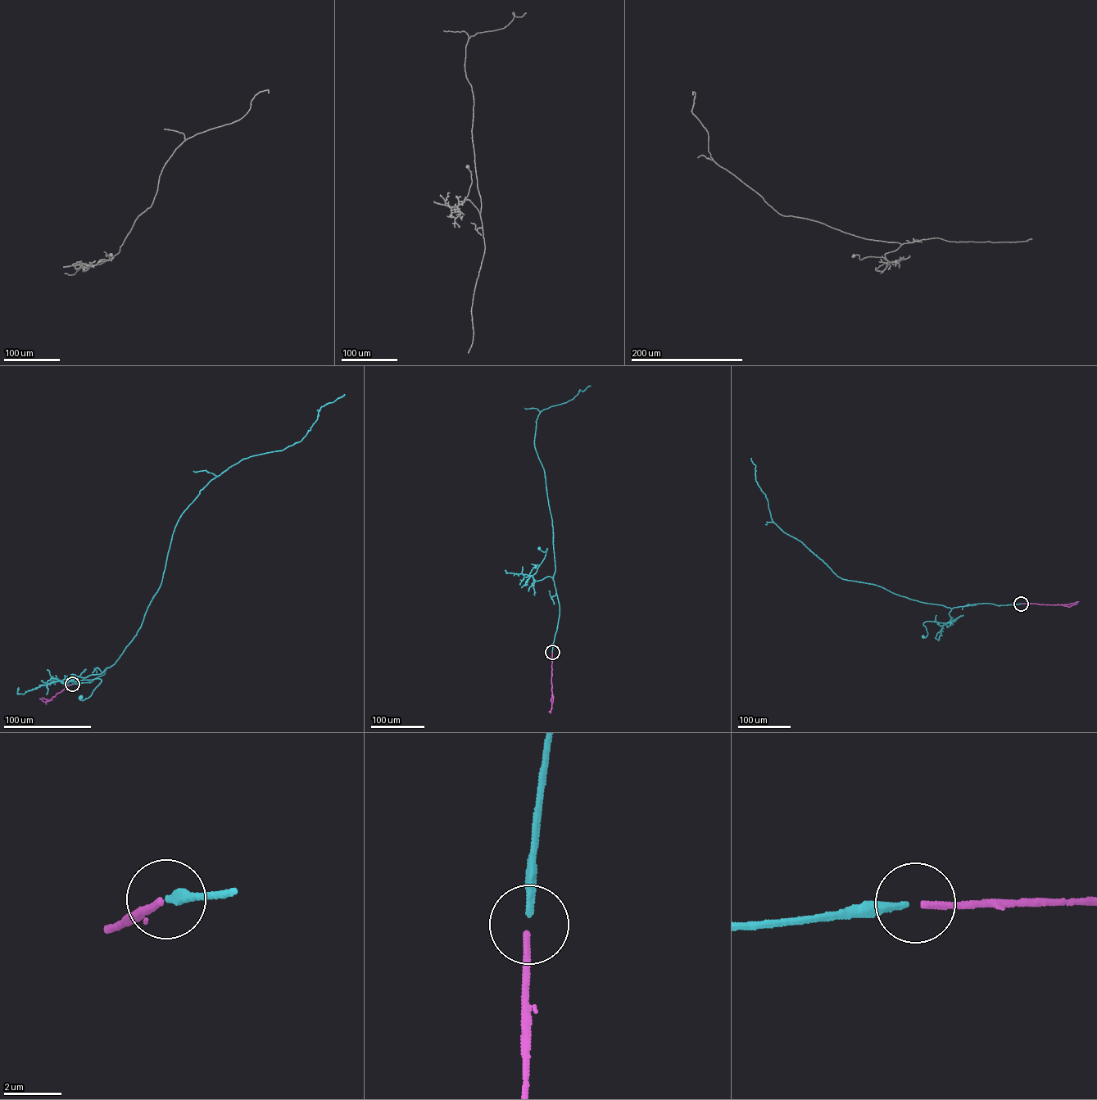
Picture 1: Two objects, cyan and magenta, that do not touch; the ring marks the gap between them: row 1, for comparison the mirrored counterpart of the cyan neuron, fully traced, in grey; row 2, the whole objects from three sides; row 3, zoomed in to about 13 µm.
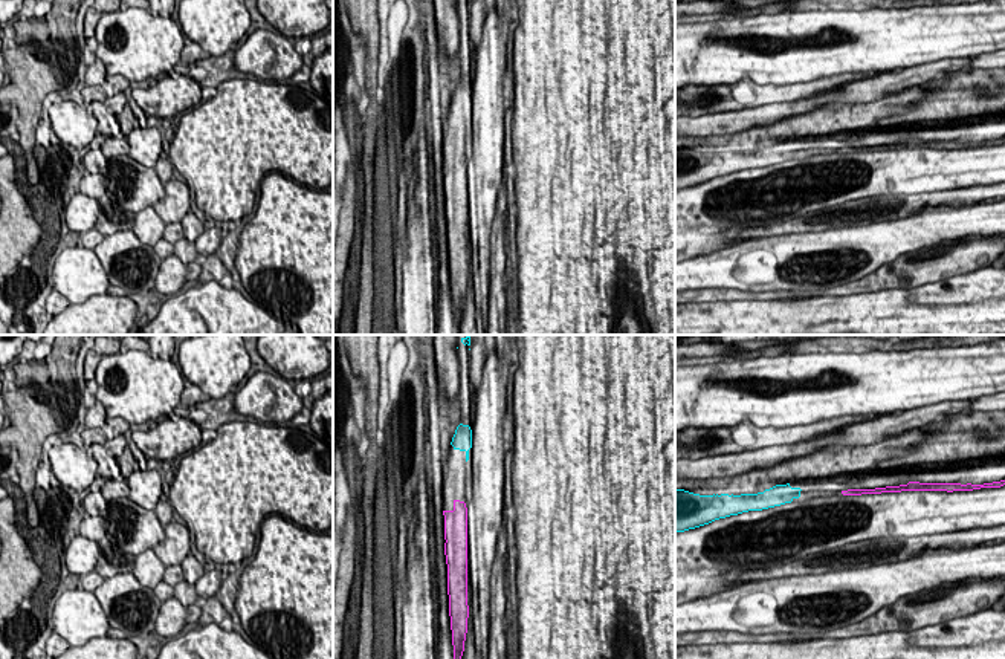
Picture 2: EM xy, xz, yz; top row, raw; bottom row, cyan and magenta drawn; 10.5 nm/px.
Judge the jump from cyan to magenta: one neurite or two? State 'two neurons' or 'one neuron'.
one neuron

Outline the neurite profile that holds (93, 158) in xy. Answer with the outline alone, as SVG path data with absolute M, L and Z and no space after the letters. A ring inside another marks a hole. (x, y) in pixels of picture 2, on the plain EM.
M95 133L92 142L89 144L89 151L82 157L84 168L92 174L104 174L107 168L107 157L102 154L102 144L107 136L102 133Z

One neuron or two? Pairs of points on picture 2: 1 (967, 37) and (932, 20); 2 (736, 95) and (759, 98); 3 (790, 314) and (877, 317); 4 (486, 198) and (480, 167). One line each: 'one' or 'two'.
1: one
2: one
3: one
4: one

